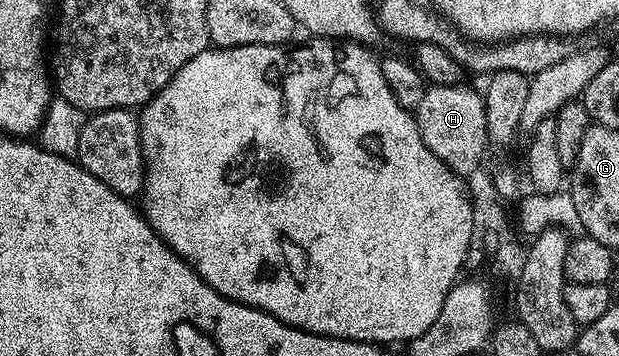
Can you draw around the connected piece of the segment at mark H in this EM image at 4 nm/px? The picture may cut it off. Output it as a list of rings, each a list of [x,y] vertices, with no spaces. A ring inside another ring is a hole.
[[[429,85],[423,103],[419,103],[415,110],[419,135],[423,135],[423,143],[431,155],[439,155],[439,159],[443,159],[443,163],[447,163],[447,167],[462,179],[469,179],[480,167],[485,157],[485,144],[491,141],[487,131],[485,98],[478,90],[476,93],[468,89],[467,85]]]

